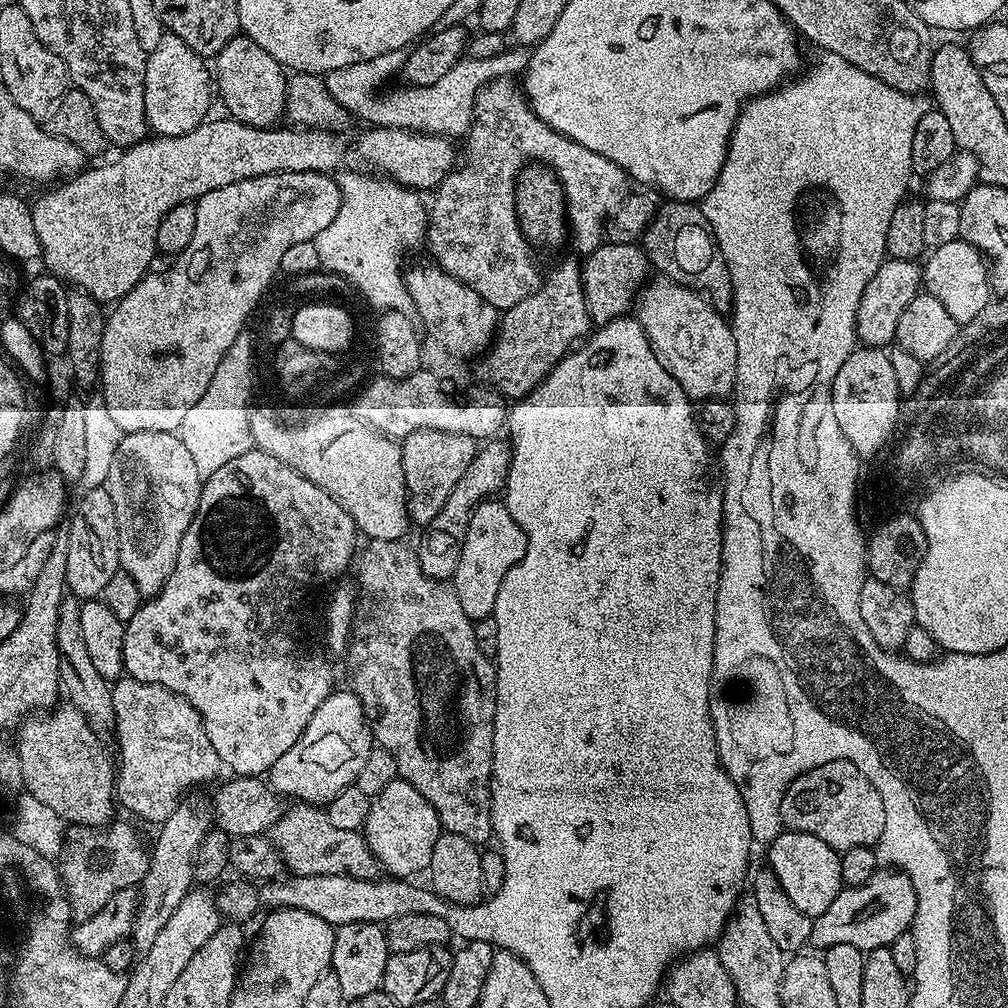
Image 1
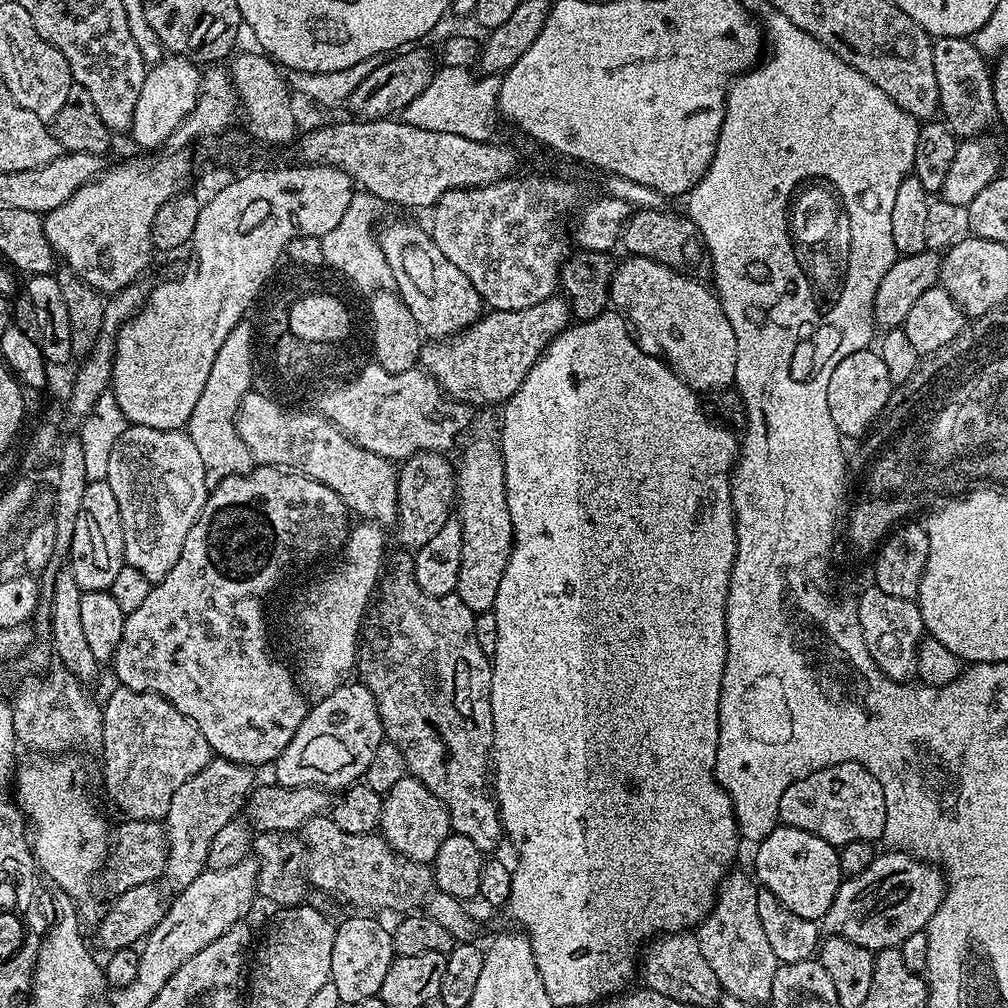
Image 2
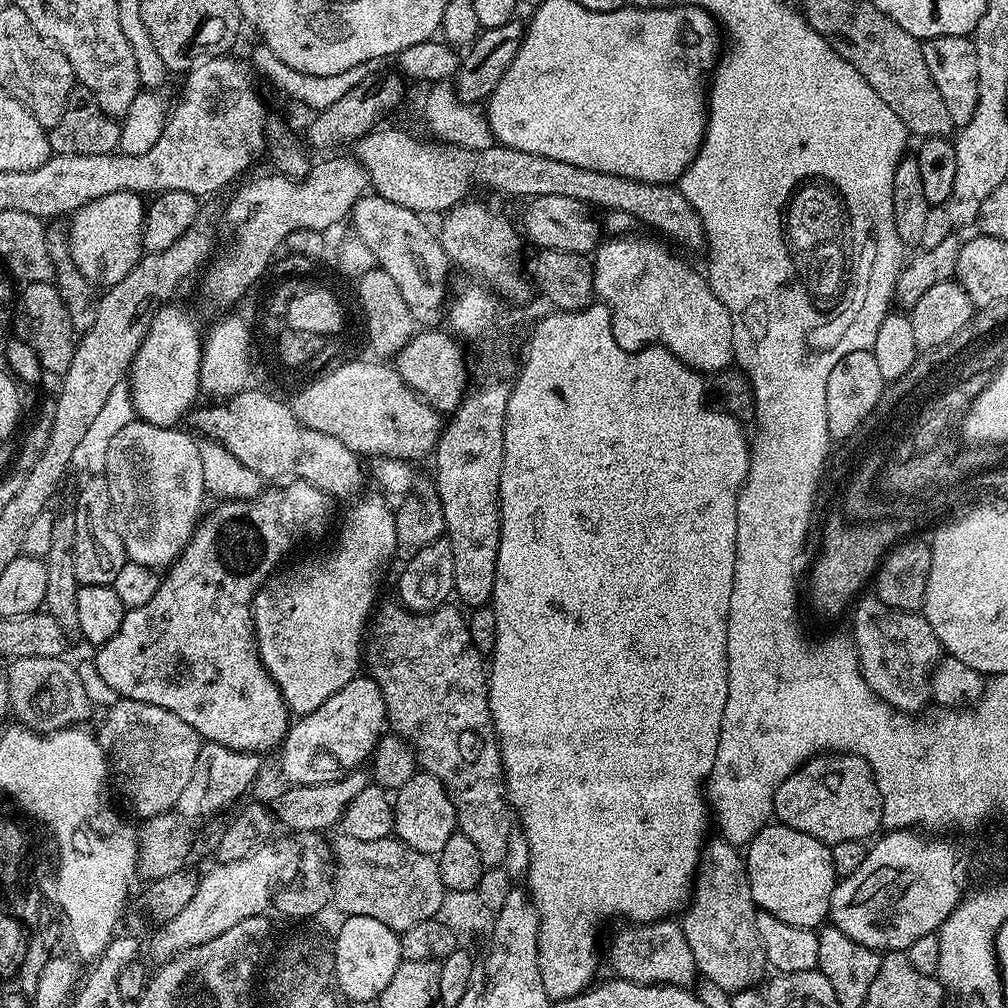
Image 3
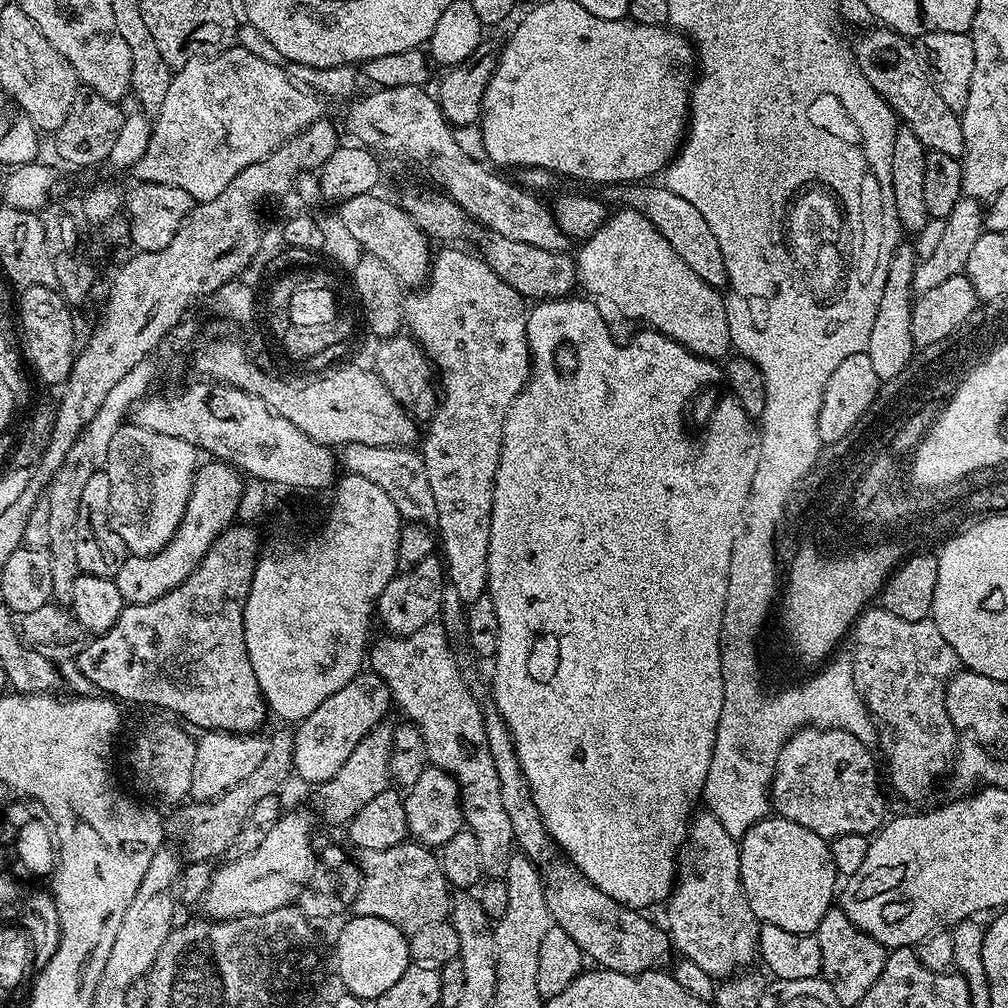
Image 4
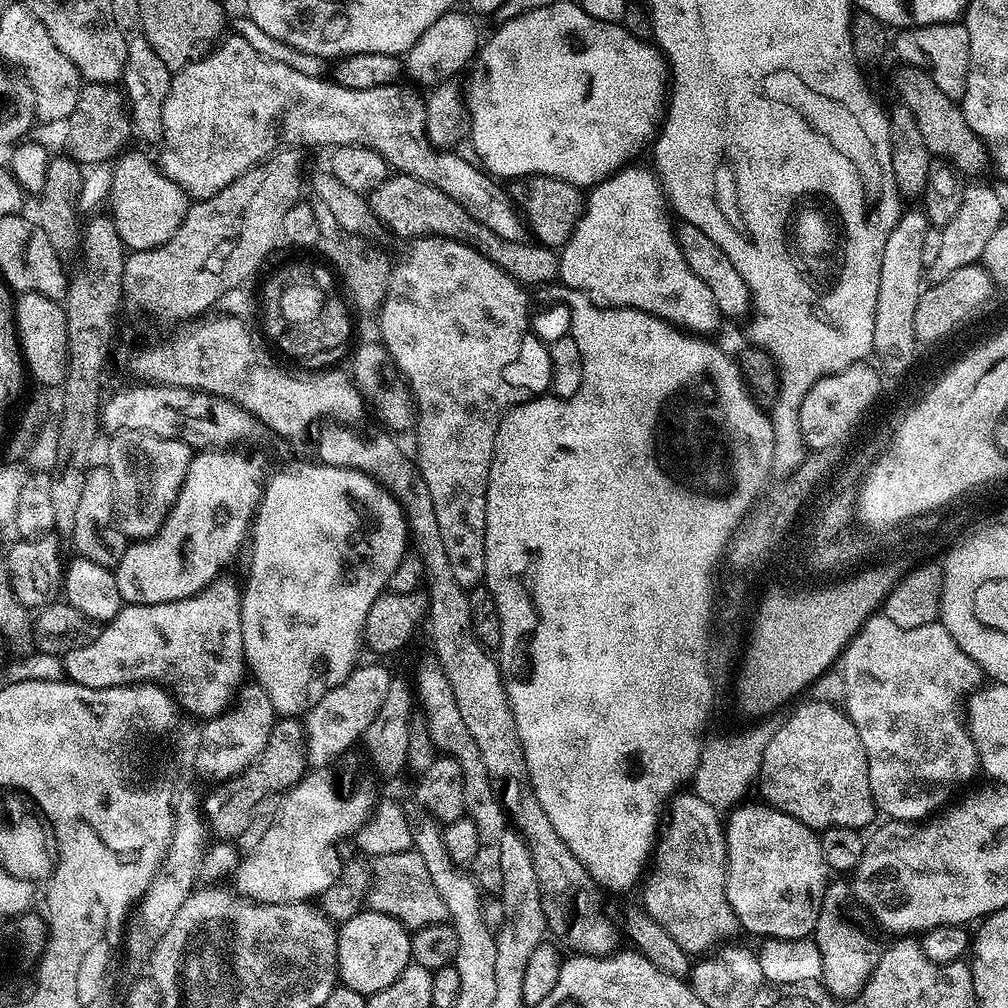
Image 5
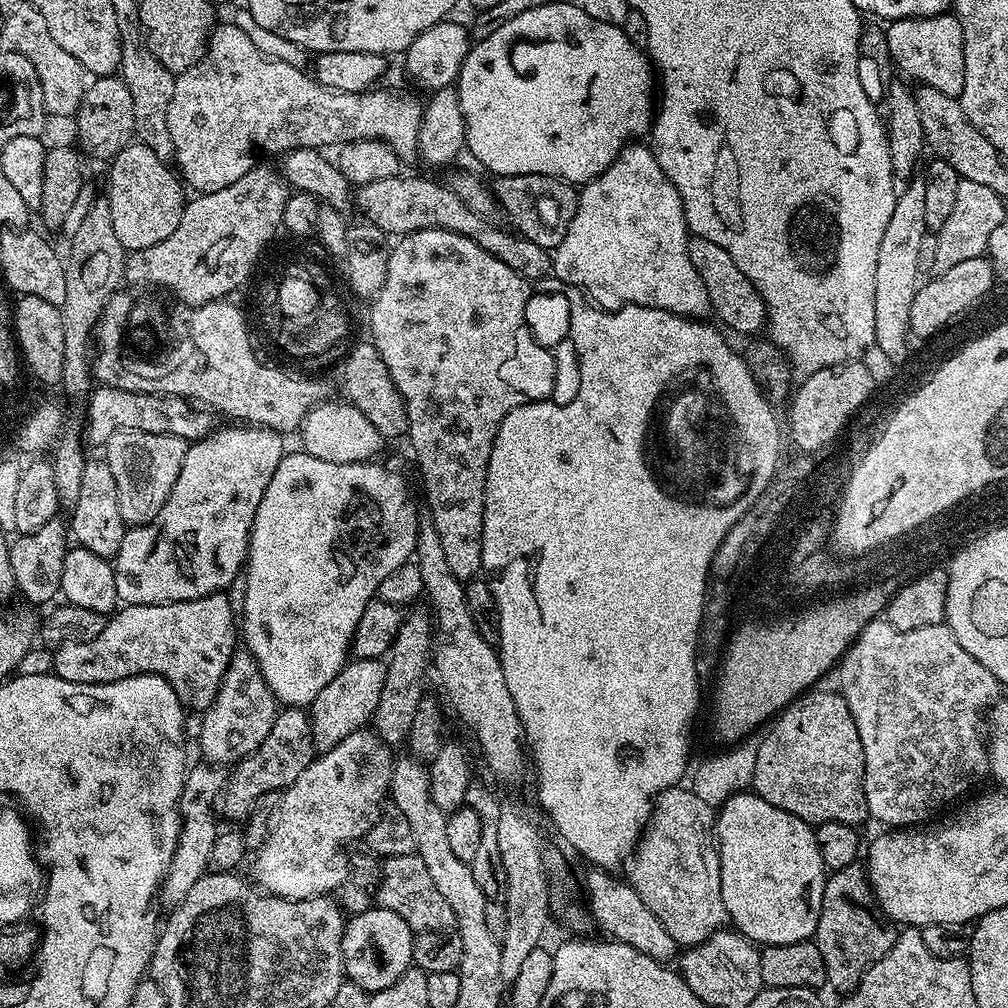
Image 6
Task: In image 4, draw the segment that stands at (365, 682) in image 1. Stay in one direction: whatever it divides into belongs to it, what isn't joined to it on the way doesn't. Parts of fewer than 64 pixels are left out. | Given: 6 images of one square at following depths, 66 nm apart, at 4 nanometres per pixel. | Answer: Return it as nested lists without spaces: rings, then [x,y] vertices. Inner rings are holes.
[[[439,623],[426,625],[409,636],[385,635],[371,645],[370,668],[386,682],[392,695],[392,703],[405,712],[407,719],[416,725],[422,734],[422,742],[426,746],[428,763],[433,768],[441,768],[450,773],[460,787],[460,808],[464,812],[467,831],[478,838],[478,854],[482,854],[482,873],[488,878],[503,878],[506,866],[514,855],[514,841],[510,817],[502,810],[502,786],[498,782],[498,774],[494,770],[494,758],[490,758],[490,746],[486,742],[486,726],[484,712],[476,705],[472,692],[466,681],[460,677],[460,664],[448,645],[449,633]]]

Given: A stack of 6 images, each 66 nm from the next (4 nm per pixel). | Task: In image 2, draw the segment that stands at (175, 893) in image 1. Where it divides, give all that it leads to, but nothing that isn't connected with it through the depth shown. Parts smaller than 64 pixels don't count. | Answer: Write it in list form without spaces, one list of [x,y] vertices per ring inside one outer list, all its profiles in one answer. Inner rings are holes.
[[[213,758],[208,765],[194,778],[182,782],[178,790],[170,798],[170,810],[162,823],[168,834],[168,857],[164,867],[163,879],[173,884],[173,889],[179,890],[190,886],[198,874],[208,868],[210,842],[226,822],[237,819],[241,815],[249,792],[257,783],[251,767],[246,764],[236,764],[233,760]]]

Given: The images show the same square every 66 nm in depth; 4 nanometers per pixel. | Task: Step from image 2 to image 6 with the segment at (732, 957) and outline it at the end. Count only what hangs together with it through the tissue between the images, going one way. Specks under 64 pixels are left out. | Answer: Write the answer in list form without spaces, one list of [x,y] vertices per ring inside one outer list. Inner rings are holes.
[[[670,787],[656,797],[640,843],[626,864],[627,883],[636,889],[638,898],[642,898],[646,906],[650,906],[654,918],[658,918],[658,922],[666,926],[670,938],[674,938],[680,946],[702,943],[729,923],[720,889],[720,850],[716,843],[715,826],[713,805],[702,802],[702,798],[698,798],[691,787]]]

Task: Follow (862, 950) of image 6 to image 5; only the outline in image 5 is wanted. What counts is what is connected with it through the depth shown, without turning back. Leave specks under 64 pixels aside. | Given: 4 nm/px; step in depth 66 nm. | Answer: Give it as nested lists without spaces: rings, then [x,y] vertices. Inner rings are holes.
[[[829,883],[826,894],[822,898],[822,906],[818,914],[814,939],[822,954],[822,974],[820,980],[824,988],[837,1002],[853,1000],[866,986],[870,974],[874,974],[874,966],[878,966],[882,944],[879,944],[868,932],[863,932],[854,921],[848,920],[848,900],[850,888],[847,883]]]

